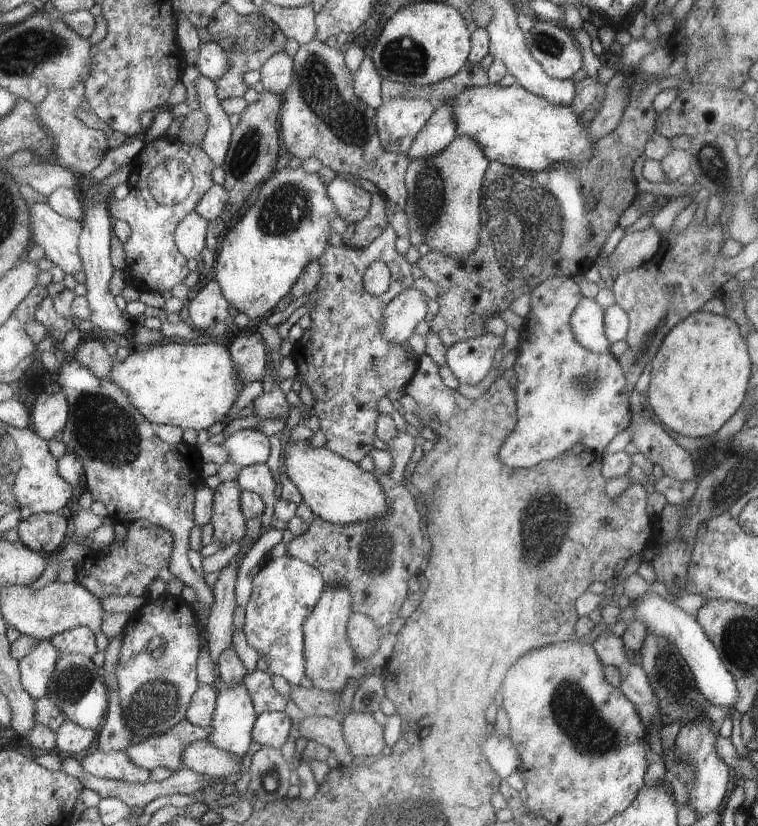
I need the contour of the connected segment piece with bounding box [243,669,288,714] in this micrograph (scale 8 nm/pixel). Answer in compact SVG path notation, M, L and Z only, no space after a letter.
M257 669L251 671L244 678L243 686L250 692L258 714L268 711L283 712L286 709L288 699L274 689L272 678L266 672Z

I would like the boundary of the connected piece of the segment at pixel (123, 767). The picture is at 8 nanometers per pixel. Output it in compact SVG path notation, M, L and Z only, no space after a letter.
M95 748L88 755L79 757L84 770L88 774L116 781L130 783L146 783L151 779L151 772L143 767L135 766L130 756L124 751L100 751Z

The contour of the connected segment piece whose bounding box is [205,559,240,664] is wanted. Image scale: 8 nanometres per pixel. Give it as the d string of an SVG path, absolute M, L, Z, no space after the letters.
M236 559L228 564L228 568L220 571L220 578L214 587L213 604L211 614L207 619L206 636L207 650L214 664L219 662L222 654L233 647L233 617L236 608L239 606L235 596L235 585L238 581L238 563Z

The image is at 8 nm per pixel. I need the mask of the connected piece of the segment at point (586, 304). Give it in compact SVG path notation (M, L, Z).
M583 297L572 314L571 327L576 342L596 354L610 354L611 342L604 334L604 312L594 299Z

